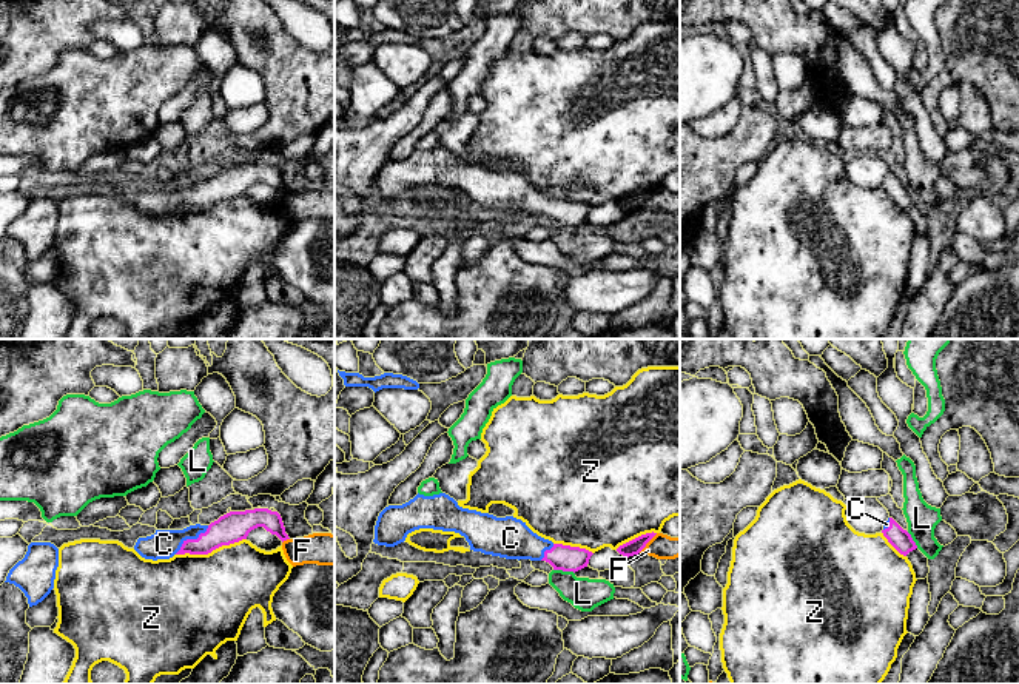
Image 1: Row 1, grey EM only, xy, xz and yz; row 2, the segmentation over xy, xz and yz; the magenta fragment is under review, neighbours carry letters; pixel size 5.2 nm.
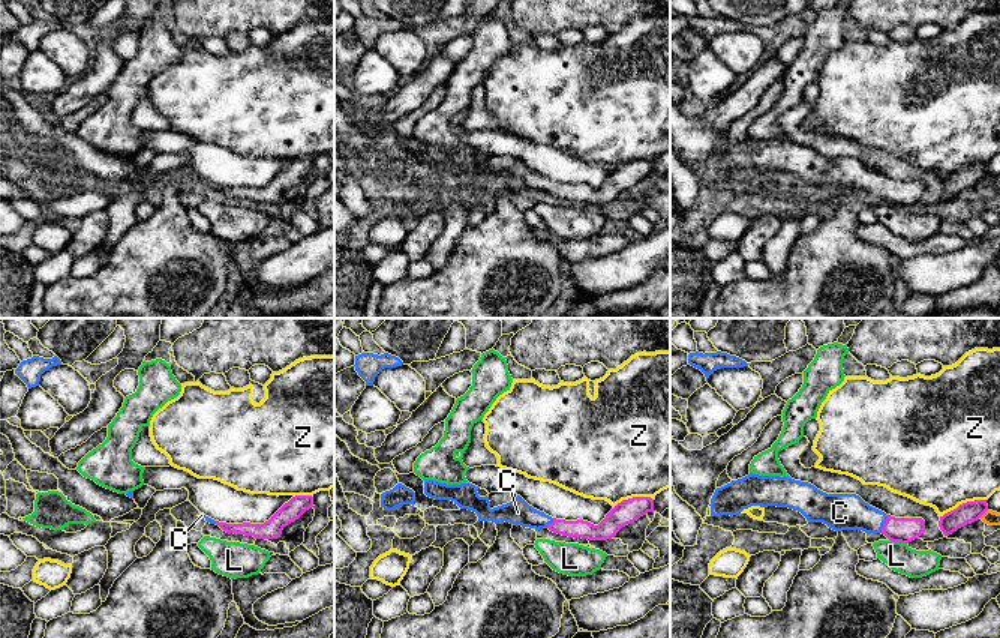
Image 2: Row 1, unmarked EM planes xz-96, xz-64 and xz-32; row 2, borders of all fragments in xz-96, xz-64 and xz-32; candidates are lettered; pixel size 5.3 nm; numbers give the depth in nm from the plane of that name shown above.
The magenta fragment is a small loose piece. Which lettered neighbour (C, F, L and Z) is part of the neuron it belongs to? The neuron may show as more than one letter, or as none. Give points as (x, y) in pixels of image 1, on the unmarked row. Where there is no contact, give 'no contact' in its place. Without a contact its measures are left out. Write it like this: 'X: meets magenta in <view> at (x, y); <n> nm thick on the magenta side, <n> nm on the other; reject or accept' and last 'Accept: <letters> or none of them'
C: meets magenta in xy at (191, 194); 160 nm thick on the magenta side, 160 nm on the other; accept
F: meets magenta in xz at (648, 196); 80 nm thick on the magenta side, 130 nm on the other; reject
L: meets magenta in xz at (564, 225); 140 nm thick on the magenta side, 170 nm on the other; reject
Z: meets magenta in xy at (210, 207); 160 nm thick on the magenta side, 480 nm on the other; reject
Accept: C

